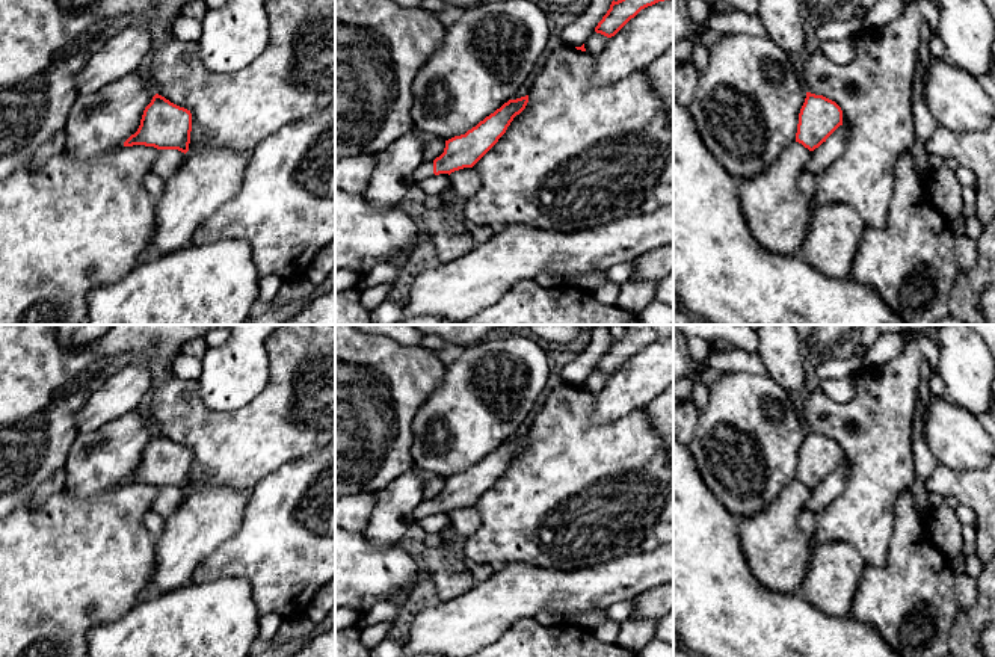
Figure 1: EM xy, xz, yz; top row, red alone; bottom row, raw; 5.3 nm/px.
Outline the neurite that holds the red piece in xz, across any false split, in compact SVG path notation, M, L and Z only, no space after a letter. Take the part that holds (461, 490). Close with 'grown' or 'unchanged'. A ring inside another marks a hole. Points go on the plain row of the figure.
M528 433L509 438L465 473L445 479L444 491L433 500L423 500L414 510L415 521L439 512L473 506L506 471L516 453L528 441Z; grown

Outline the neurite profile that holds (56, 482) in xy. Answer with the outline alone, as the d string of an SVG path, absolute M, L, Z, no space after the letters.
M60 468L48 480L39 485L39 488L30 498L32 506L39 507L47 497L62 492L63 486L65 486L65 470Z

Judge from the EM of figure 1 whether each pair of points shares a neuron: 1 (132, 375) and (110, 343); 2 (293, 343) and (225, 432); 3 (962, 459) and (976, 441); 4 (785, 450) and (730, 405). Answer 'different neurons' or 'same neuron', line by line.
1: different neurons
2: same neuron
3: same neuron
4: same neuron

